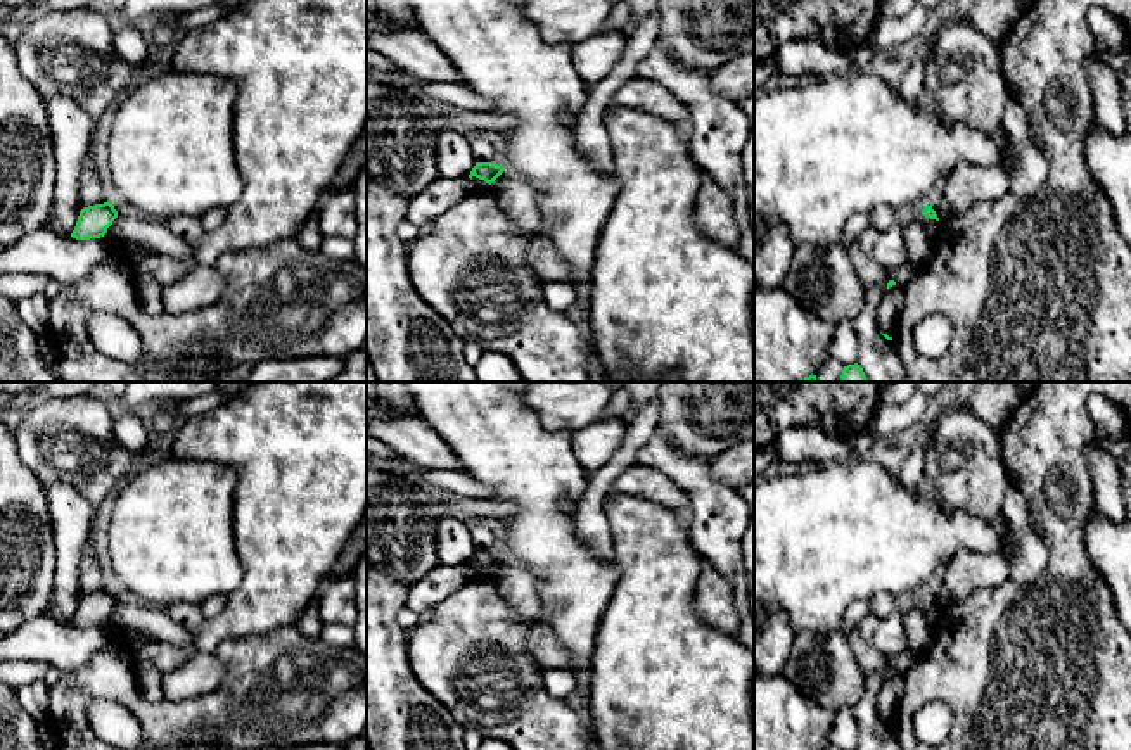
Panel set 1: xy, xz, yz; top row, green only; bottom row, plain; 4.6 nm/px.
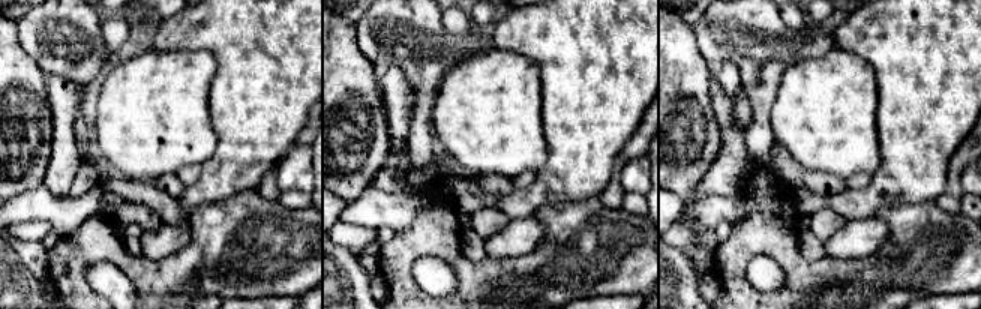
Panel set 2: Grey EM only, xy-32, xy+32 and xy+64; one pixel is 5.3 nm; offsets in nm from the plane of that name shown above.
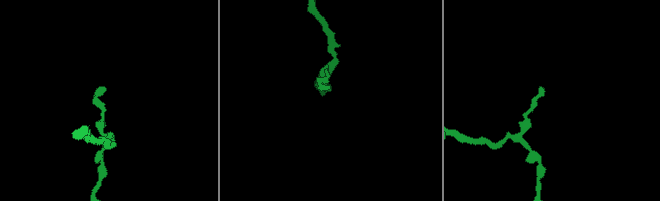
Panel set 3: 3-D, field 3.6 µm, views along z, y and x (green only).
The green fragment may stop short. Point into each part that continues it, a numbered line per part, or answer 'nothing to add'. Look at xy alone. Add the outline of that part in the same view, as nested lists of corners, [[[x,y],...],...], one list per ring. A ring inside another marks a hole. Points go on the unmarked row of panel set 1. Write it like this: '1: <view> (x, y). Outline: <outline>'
nothing to add

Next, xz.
nothing to add

